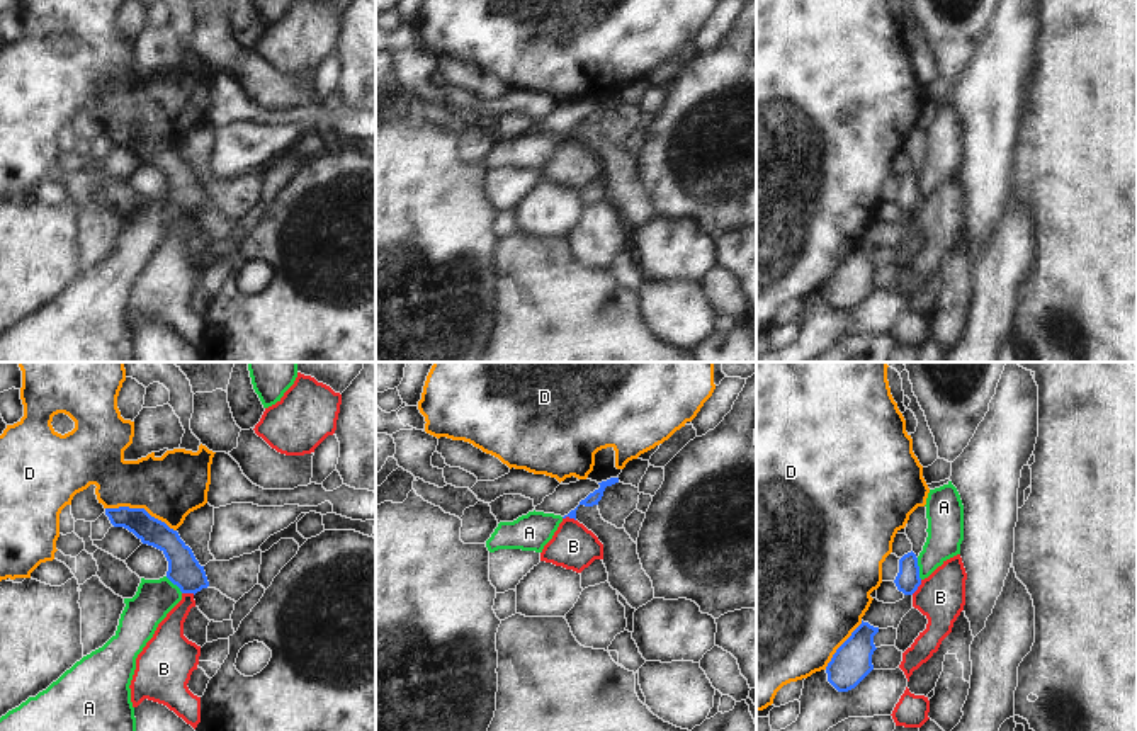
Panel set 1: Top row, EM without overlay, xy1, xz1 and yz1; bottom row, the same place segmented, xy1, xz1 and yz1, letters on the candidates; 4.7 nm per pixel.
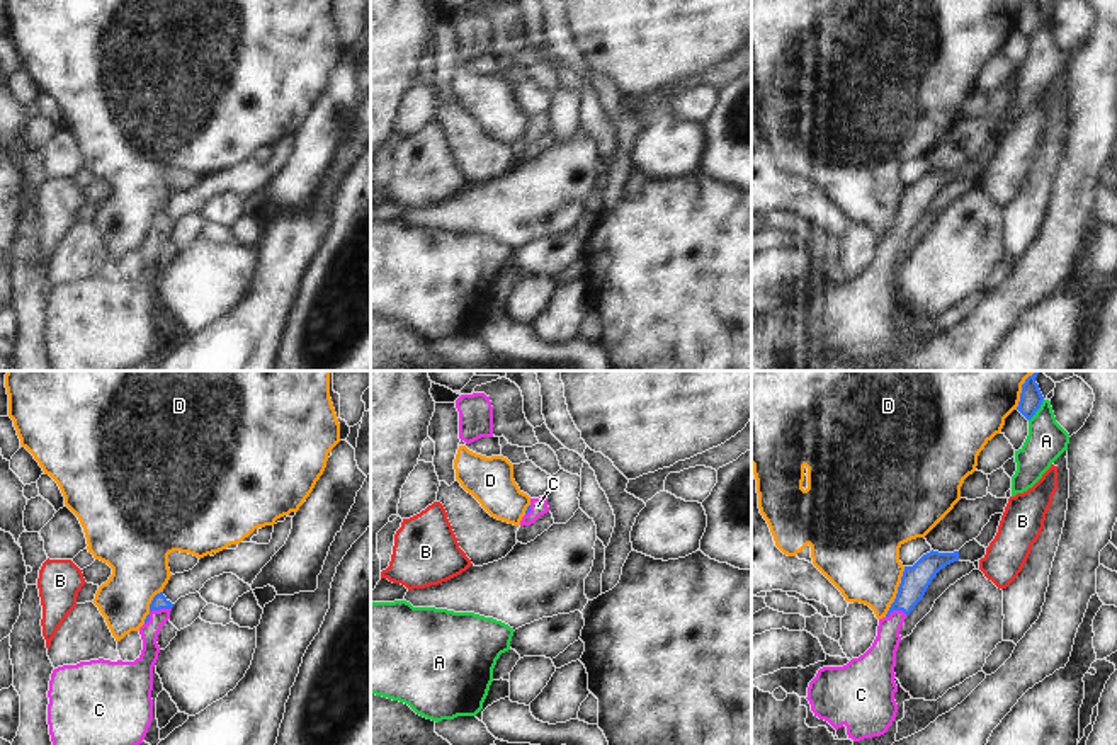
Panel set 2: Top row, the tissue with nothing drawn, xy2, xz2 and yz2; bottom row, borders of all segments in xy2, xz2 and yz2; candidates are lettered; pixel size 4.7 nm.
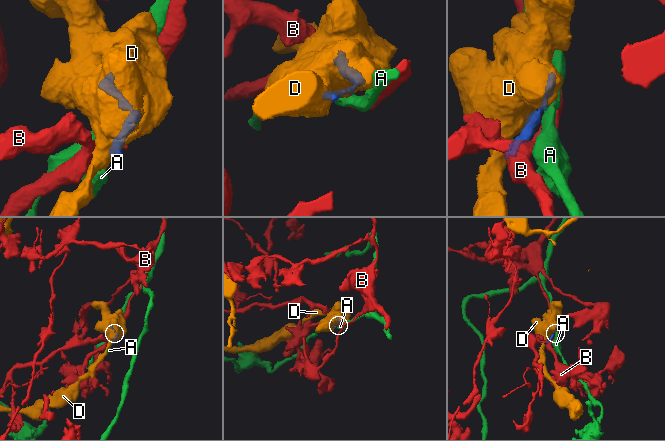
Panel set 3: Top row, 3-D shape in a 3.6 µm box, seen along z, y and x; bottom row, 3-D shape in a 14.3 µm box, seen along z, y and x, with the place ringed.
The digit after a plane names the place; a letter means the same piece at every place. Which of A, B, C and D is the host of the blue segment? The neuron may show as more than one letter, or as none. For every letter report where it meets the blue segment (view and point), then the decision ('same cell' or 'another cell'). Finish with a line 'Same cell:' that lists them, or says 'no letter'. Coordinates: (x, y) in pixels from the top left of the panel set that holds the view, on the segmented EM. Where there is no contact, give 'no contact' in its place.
A: yz1 (918, 568) | another cell
B: yz1 (918, 585) | another cell
C: xy2 (153, 609) | same cell
D: xy1 (141, 509) | another cell
Same cell: C

